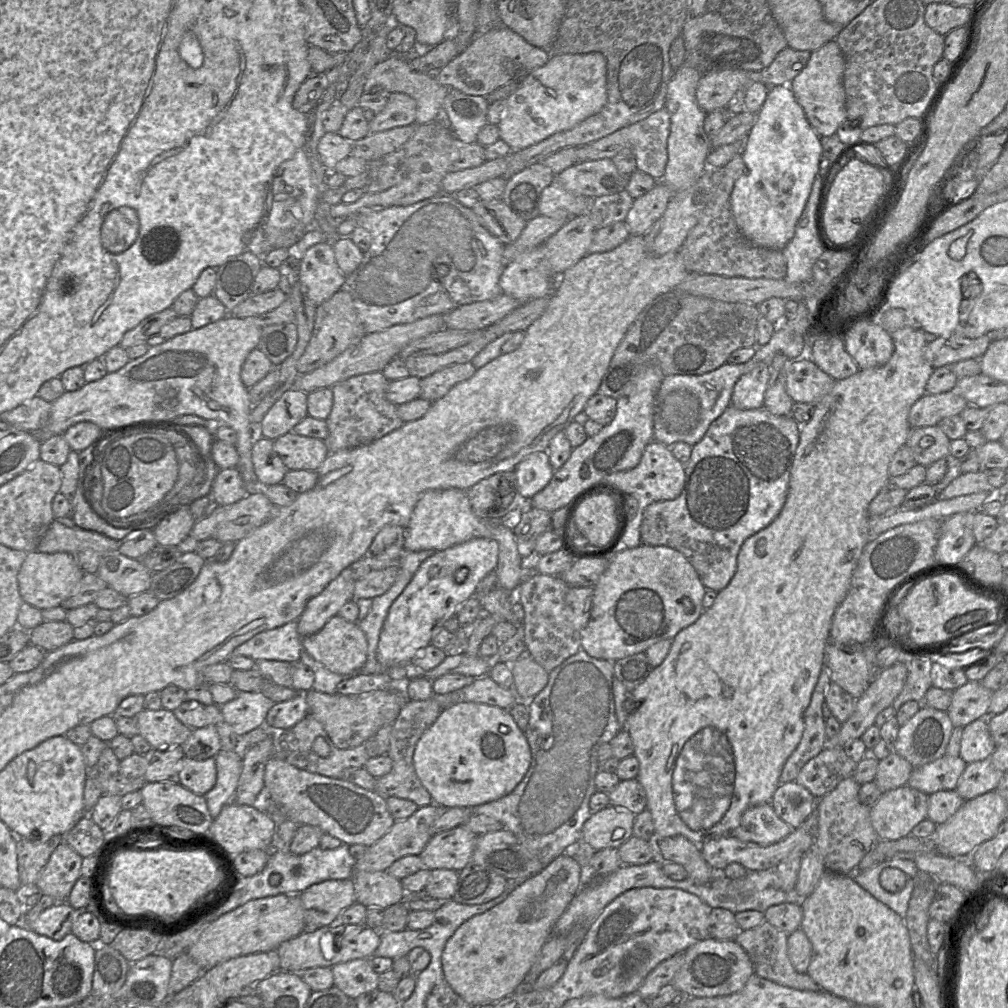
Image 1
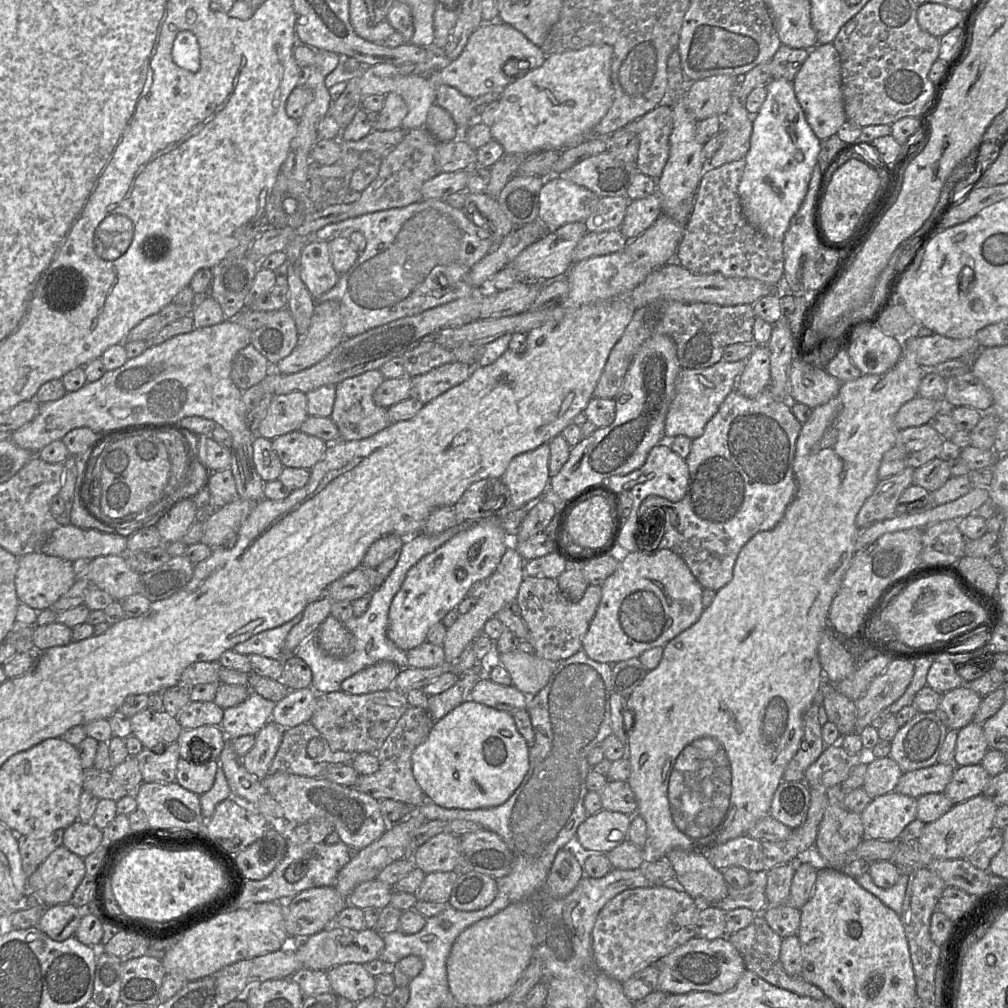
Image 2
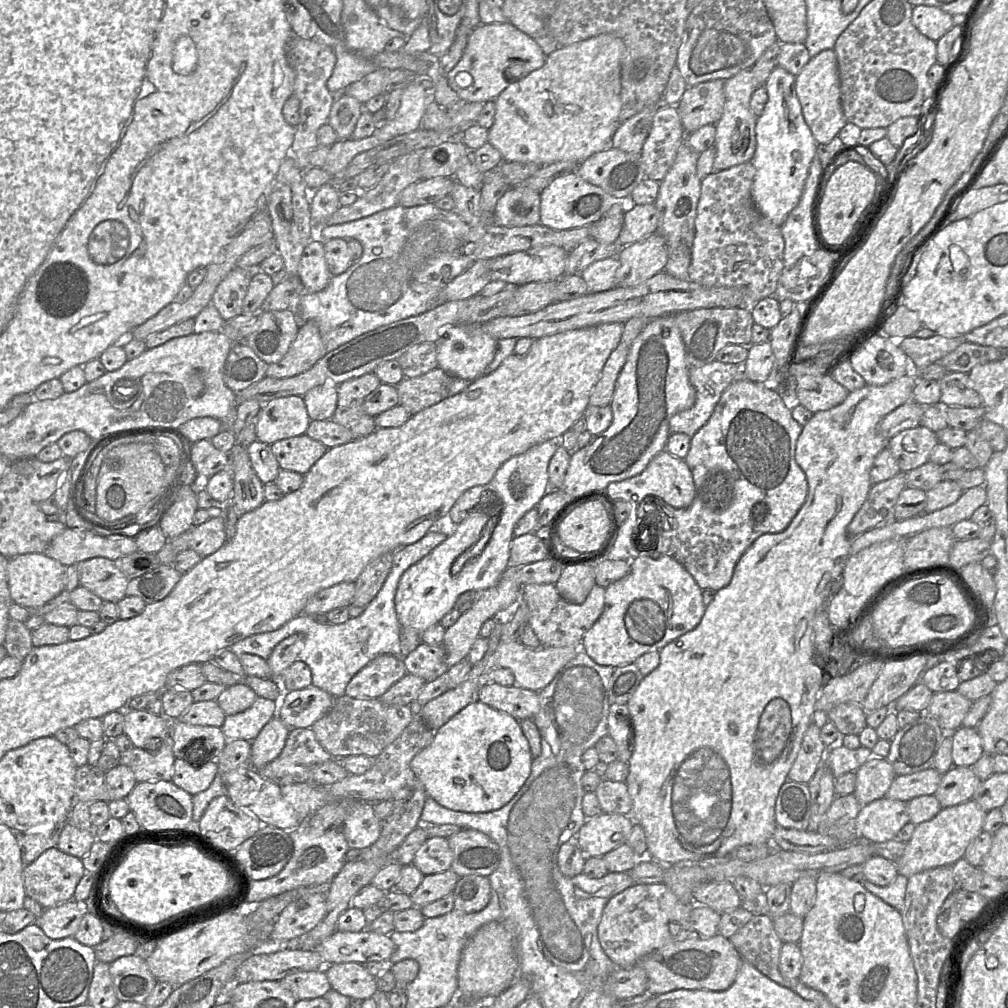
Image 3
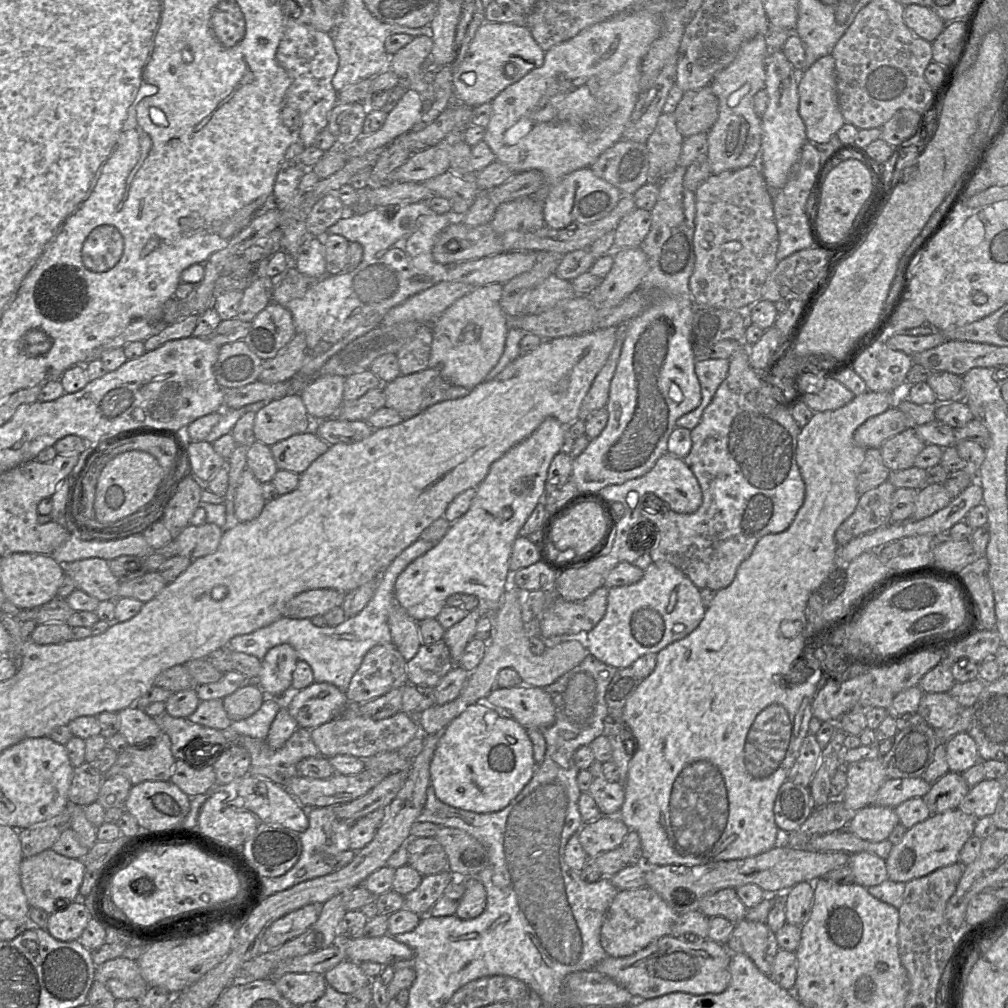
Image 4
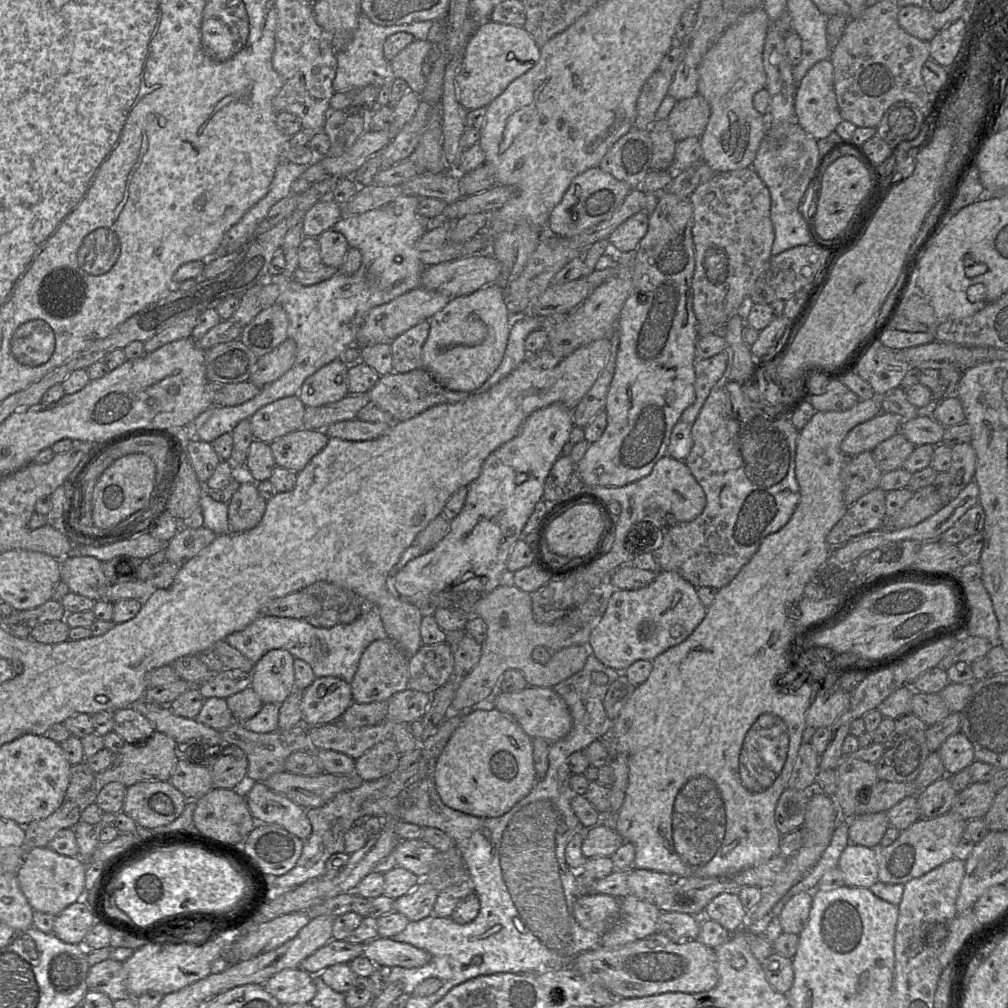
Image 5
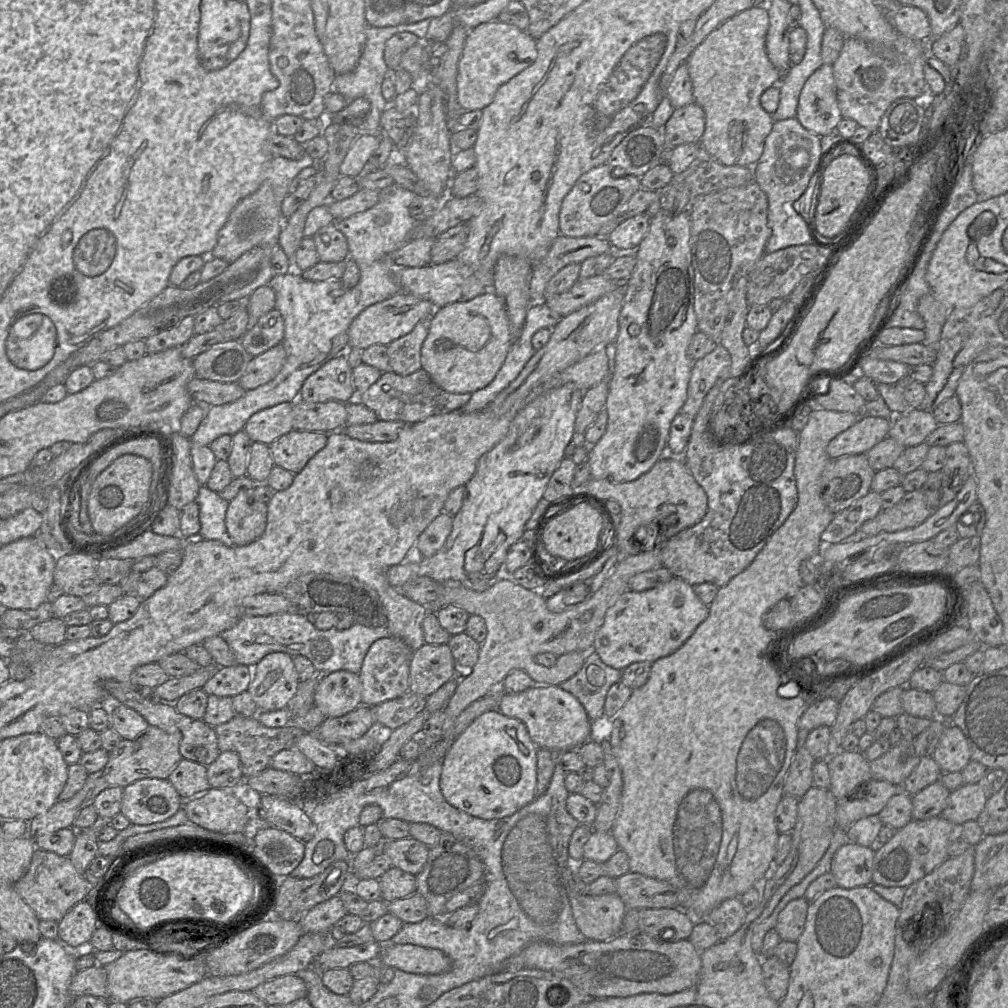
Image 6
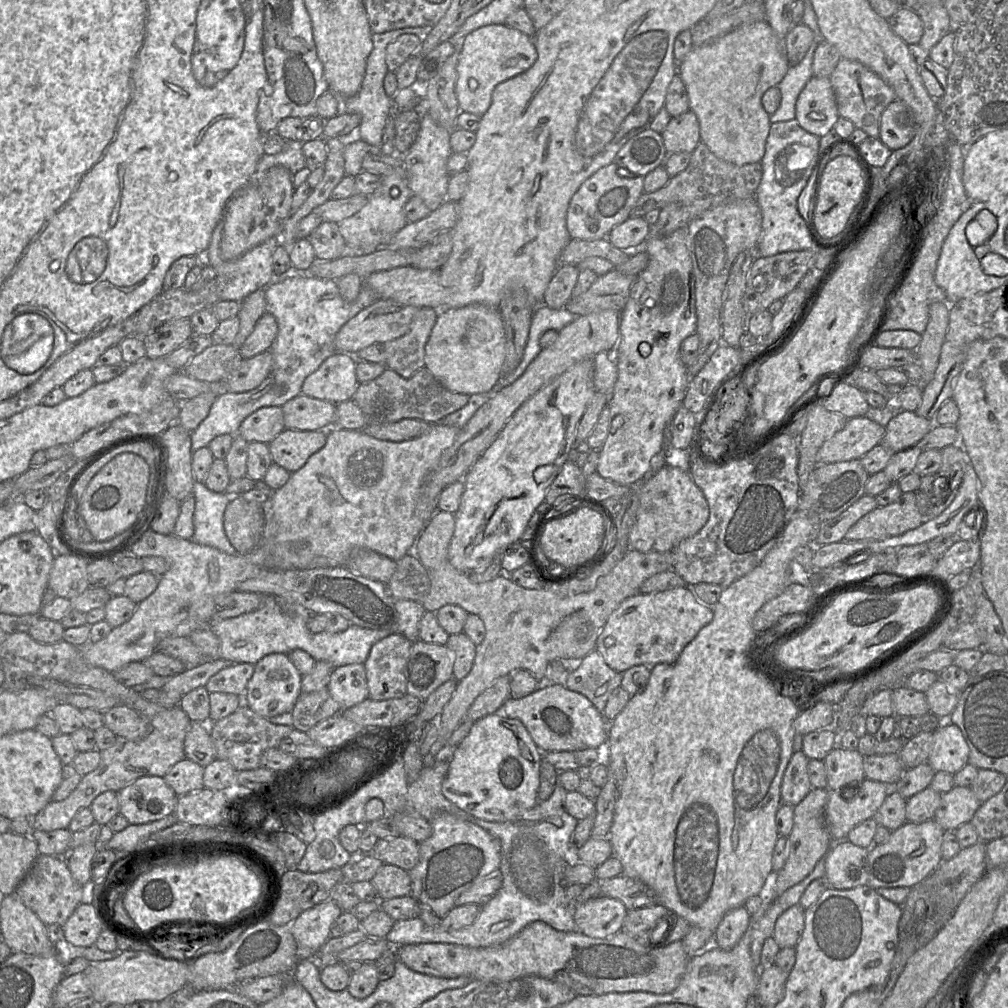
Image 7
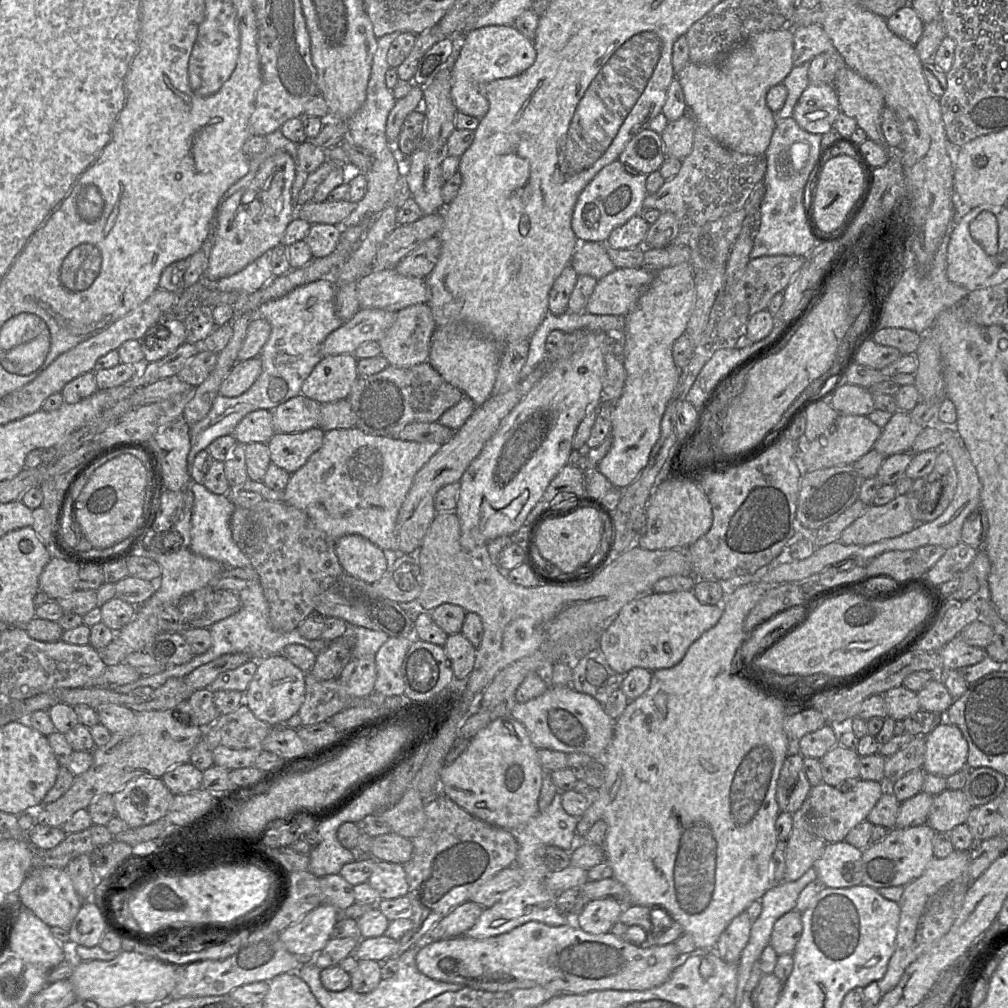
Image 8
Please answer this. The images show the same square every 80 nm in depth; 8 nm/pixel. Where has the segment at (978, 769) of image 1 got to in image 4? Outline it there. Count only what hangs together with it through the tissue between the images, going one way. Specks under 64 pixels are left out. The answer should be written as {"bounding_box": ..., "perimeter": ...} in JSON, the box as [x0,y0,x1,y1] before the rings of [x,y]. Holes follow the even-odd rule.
{"bounding_box":[922,771,970,814],"perimeter":[[[949,771],[935,781],[929,792],[922,798],[931,814],[937,814],[958,808],[959,803],[969,790],[970,787],[961,773]]]}

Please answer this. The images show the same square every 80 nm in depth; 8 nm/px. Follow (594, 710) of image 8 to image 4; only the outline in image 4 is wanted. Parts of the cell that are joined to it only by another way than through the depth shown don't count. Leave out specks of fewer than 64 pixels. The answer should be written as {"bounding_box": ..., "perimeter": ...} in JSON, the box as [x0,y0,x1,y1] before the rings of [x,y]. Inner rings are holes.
{"bounding_box":[487,685,555,730],"perimeter":[[[519,685],[495,687],[487,696],[494,706],[504,708],[525,729],[544,730],[555,722],[555,706],[544,688]]]}

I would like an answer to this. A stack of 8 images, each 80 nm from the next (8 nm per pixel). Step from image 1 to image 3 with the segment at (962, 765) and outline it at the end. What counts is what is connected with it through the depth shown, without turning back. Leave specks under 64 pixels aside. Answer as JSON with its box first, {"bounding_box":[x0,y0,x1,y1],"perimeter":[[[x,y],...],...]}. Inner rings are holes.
{"bounding_box":[885,767,942,802],"perimeter":[[[933,767],[908,775],[896,775],[885,797],[908,802],[918,796],[934,795],[942,775]]]}

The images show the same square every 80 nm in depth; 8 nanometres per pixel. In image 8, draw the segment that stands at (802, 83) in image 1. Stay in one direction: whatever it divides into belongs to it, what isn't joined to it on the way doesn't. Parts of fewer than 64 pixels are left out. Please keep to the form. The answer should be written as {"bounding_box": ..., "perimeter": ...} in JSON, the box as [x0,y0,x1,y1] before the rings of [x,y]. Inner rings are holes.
{"bounding_box":[792,83,839,135],"perimeter":[[[810,83],[799,97],[792,118],[805,131],[824,135],[832,128],[839,113],[833,85]]]}

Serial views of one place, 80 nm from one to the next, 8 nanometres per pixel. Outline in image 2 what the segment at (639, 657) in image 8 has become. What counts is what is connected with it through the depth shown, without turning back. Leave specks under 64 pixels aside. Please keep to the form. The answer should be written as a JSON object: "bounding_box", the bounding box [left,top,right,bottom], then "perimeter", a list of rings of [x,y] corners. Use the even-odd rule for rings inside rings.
{"bounding_box":[582,549,703,664],"perimeter":[[[670,549],[633,551],[620,554],[617,569],[601,585],[601,600],[582,639],[582,650],[593,660],[616,664],[639,657],[644,651],[662,646],[696,623],[703,610],[703,587],[685,561]]]}

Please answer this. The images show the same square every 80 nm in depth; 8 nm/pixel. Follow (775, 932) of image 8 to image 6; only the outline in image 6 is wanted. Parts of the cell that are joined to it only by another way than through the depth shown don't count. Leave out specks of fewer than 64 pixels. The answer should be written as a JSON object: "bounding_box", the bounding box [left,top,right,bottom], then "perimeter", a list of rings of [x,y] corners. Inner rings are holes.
{"bounding_box":[775,897,810,942],"perimeter":[[[804,897],[792,900],[780,912],[775,930],[783,941],[797,942],[804,931],[810,902]]]}

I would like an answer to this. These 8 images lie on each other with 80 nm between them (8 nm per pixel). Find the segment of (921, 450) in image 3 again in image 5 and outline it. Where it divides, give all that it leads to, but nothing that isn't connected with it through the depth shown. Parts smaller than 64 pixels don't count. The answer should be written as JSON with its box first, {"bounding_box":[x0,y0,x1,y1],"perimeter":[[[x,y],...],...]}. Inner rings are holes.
{"bounding_box":[872,432,915,473],"perimeter":[[[897,432],[876,446],[872,453],[878,467],[884,473],[902,468],[914,448],[915,445],[908,441],[903,434]]]}

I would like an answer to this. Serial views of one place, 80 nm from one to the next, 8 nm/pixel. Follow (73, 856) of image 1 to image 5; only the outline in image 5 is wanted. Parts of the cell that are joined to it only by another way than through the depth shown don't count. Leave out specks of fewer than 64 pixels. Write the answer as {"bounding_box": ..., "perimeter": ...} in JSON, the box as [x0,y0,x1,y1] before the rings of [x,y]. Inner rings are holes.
{"bounding_box":[17,847,86,915],"perimeter":[[[48,847],[26,850],[24,862],[17,872],[19,886],[34,911],[59,915],[85,895],[86,862],[80,857],[60,855]]]}

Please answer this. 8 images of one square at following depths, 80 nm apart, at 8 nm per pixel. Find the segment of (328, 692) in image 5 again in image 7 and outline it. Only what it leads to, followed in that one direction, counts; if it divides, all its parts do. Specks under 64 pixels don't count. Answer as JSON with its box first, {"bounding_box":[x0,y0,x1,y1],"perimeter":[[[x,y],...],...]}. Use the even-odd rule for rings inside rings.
{"bounding_box":[327,664,368,710],"perimeter":[[[349,664],[334,668],[327,690],[341,710],[355,706],[368,698],[364,664]]]}

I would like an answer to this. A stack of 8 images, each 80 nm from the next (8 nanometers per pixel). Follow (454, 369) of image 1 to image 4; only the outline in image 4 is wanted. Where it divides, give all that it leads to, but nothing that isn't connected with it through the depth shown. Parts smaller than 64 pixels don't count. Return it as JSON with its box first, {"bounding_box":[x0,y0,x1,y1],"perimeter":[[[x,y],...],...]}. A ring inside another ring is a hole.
{"bounding_box":[381,367,471,419],"perimeter":[[[429,367],[409,375],[399,375],[388,383],[382,383],[381,387],[386,398],[385,406],[396,410],[403,419],[416,416],[439,402],[464,397],[471,391],[469,388],[450,383],[438,370]]]}

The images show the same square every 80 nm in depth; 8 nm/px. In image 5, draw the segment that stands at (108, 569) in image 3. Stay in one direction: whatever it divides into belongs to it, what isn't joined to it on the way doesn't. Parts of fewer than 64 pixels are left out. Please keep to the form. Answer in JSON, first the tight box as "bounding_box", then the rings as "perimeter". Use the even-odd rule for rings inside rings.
{"bounding_box":[60,555,111,600],"perimeter":[[[68,555],[60,560],[60,577],[70,591],[92,600],[104,600],[111,585],[103,571],[103,562],[93,556]]]}

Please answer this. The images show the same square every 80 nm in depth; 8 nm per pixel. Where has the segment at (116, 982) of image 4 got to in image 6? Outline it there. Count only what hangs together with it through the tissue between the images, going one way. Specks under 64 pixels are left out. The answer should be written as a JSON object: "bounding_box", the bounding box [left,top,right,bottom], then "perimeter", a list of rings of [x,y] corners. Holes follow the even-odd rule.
{"bounding_box":[70,966,108,999],"perimeter":[[[104,966],[77,971],[70,984],[72,999],[84,995],[108,998],[108,979]]]}

